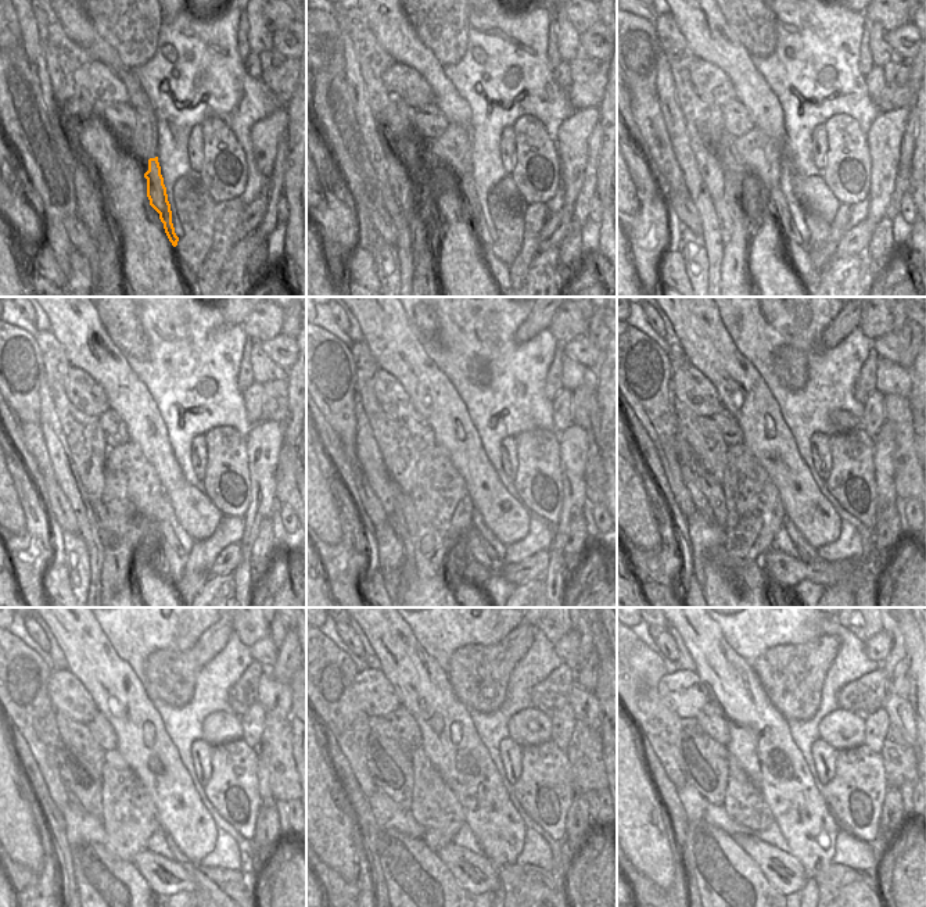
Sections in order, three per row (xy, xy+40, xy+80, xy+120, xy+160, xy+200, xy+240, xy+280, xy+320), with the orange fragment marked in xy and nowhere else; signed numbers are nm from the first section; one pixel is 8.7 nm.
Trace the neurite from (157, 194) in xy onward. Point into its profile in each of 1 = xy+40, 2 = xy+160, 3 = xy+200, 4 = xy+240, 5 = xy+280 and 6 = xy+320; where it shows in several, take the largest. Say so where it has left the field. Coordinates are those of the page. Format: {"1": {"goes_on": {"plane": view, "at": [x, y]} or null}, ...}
{"1": {"goes_on": {"plane": "xy+40", "at": [467, 193]}}, "2": {"goes_on": {"plane": "xy+160", "at": [491, 552]}}, "3": {"goes_on": {"plane": "xy+200", "at": [803, 555]}}, "4": {"goes_on": {"plane": "xy+240", "at": [218, 889]}}, "5": {"goes_on": {"plane": "xy+280", "at": [528, 889]}}, "6": {"goes_on": {"plane": "xy+320", "at": [842, 889]}}}

